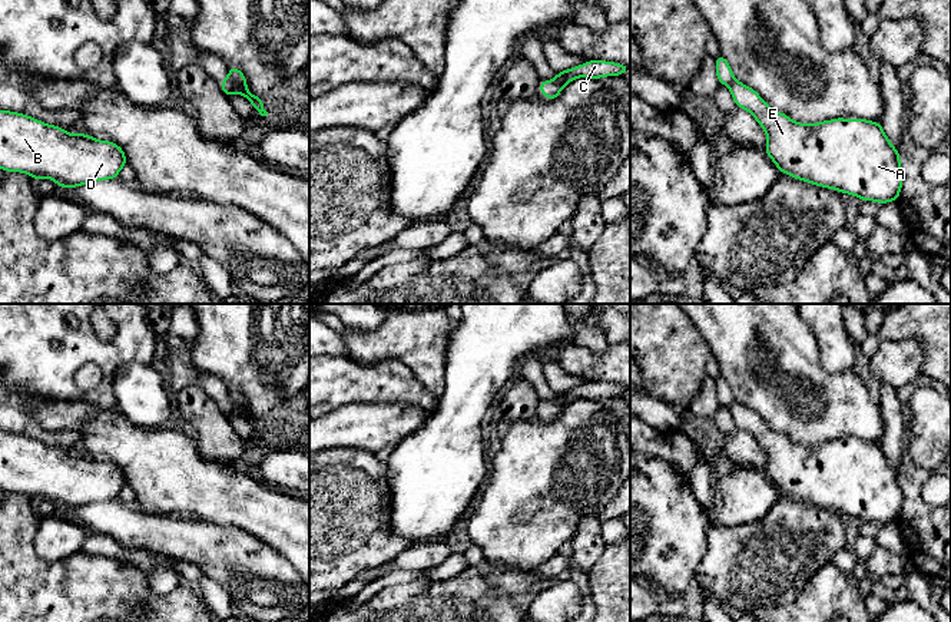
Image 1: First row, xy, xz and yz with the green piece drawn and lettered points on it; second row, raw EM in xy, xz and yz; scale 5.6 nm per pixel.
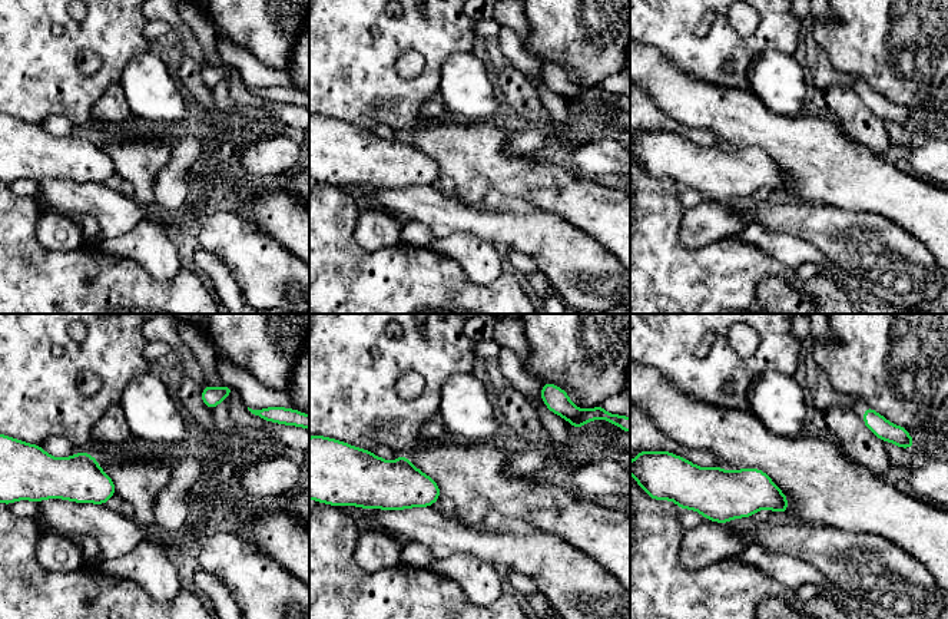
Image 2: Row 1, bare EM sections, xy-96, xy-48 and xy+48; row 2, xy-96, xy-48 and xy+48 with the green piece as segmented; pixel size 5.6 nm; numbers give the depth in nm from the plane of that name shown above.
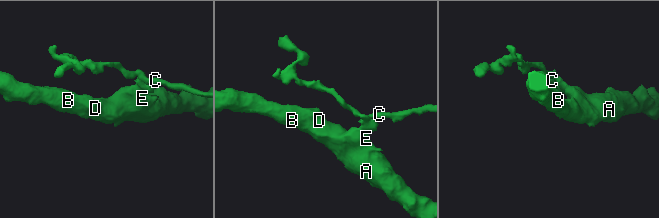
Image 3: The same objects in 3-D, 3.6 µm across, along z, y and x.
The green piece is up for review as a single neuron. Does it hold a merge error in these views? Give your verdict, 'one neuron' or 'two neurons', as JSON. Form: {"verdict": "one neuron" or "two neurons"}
{"verdict": "two neurons"}

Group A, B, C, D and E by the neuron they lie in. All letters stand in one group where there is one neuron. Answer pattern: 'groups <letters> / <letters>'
groups A B D E / C

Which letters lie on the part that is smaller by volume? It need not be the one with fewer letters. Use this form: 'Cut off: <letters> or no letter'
Cut off: C

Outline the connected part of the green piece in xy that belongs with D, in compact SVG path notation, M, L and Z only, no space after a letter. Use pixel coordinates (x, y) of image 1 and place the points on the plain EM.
M0 430L0 490L3 492L23 493L36 502L49 499L60 509L76 509L89 503L115 500L125 486L127 486L125 473L113 463L97 461L85 453L72 456L27 436Z

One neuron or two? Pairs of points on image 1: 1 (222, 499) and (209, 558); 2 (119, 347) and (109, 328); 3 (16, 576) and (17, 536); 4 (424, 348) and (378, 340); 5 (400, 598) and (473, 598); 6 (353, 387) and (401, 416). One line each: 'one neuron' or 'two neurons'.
1: two neurons
2: two neurons
3: one neuron
4: one neuron
5: one neuron
6: two neurons

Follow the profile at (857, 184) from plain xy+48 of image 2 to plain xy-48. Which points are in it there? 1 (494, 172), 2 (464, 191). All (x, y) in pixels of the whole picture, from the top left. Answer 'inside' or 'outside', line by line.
1: inside
2: inside

